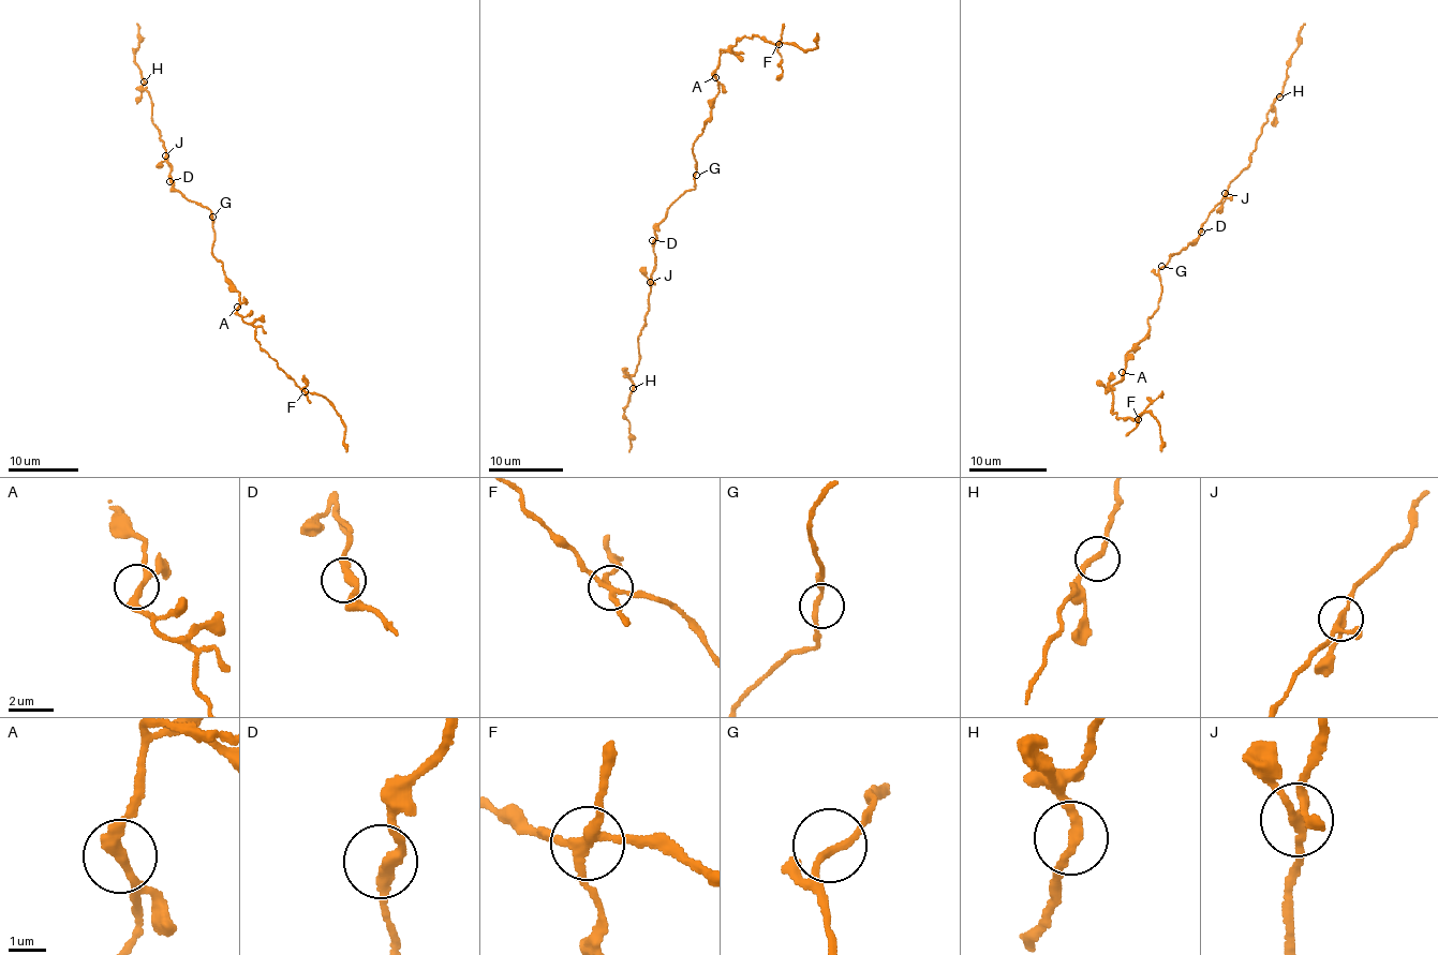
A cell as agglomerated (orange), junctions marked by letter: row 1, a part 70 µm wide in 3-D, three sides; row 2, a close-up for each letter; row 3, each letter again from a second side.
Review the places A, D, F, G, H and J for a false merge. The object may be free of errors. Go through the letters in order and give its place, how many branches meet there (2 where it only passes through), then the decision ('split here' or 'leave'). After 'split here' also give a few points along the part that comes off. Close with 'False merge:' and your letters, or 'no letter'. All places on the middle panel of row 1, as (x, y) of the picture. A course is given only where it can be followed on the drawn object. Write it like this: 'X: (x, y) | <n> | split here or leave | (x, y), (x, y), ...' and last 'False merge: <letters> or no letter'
A: (715, 77) | 3 | leave
D: (652, 240) | 2 | leave
F: (779, 44) | 4 | split here | (779, 44), (783, 70), (777, 80)
G: (696, 175) | 2 | leave
H: (633, 388) | 2 | leave
J: (650, 282) | 4 | leave
False merge: F

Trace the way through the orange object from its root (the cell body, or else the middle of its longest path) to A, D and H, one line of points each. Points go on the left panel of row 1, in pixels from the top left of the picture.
A: (211, 218), (215, 232), (212, 254), (222, 264), (224, 281), (231, 285), (231, 289), (239, 293), (237, 307)
D: (211, 218), (211, 212), (173, 189), (169, 181)
H: (211, 218), (205, 207), (173, 189), (171, 163), (160, 129), (153, 122), (144, 81)

